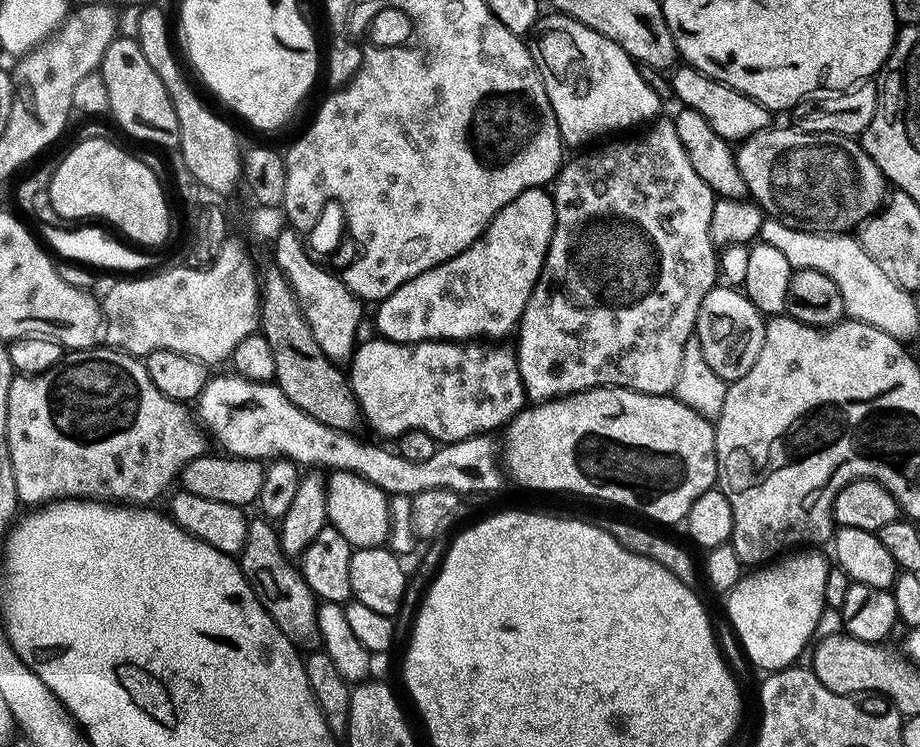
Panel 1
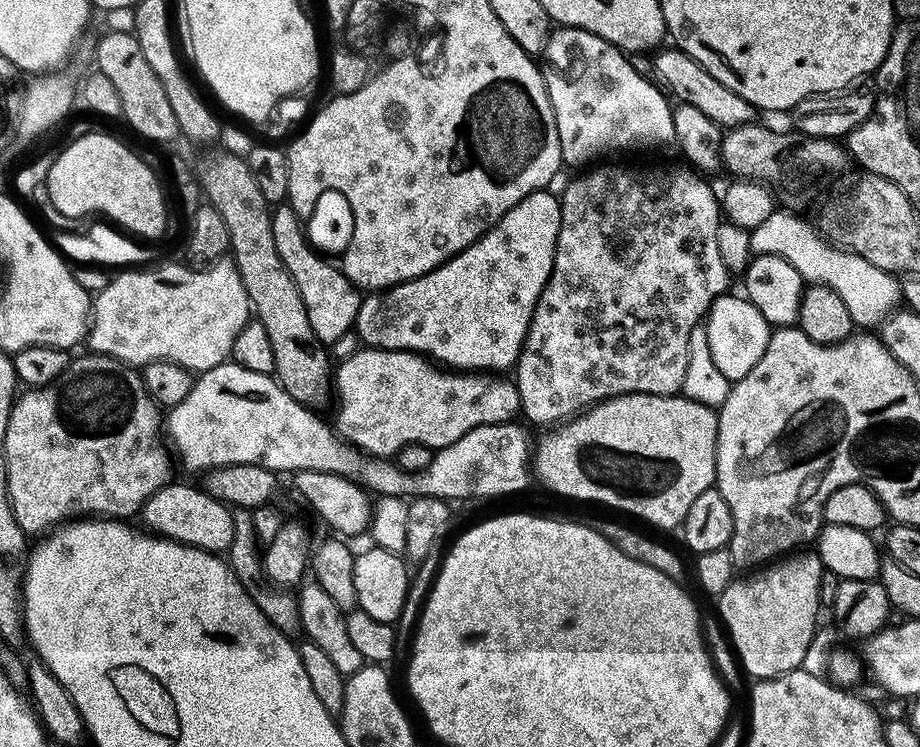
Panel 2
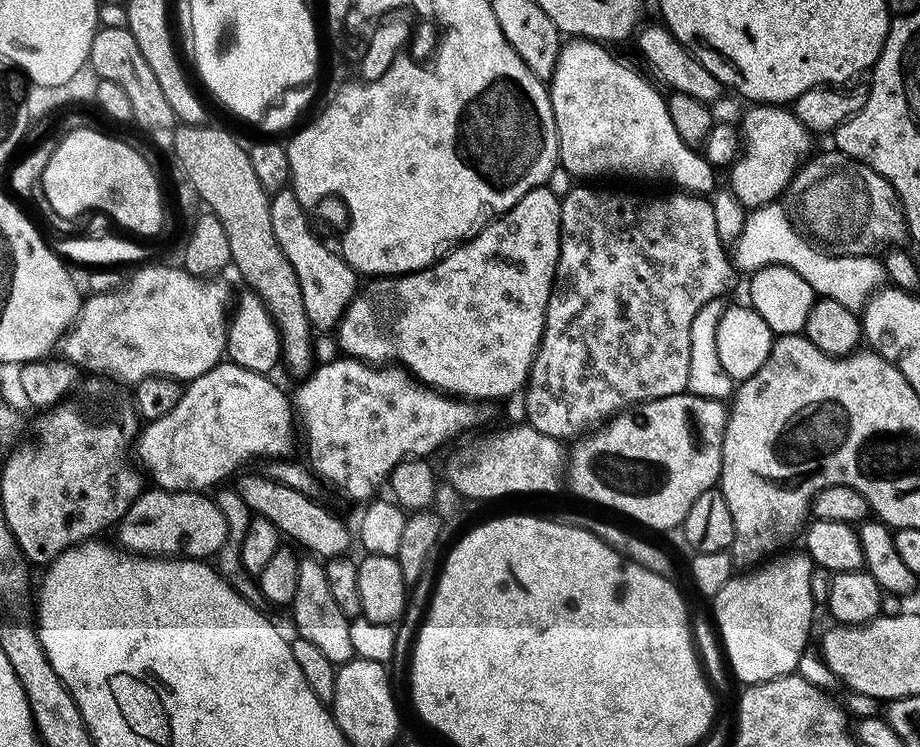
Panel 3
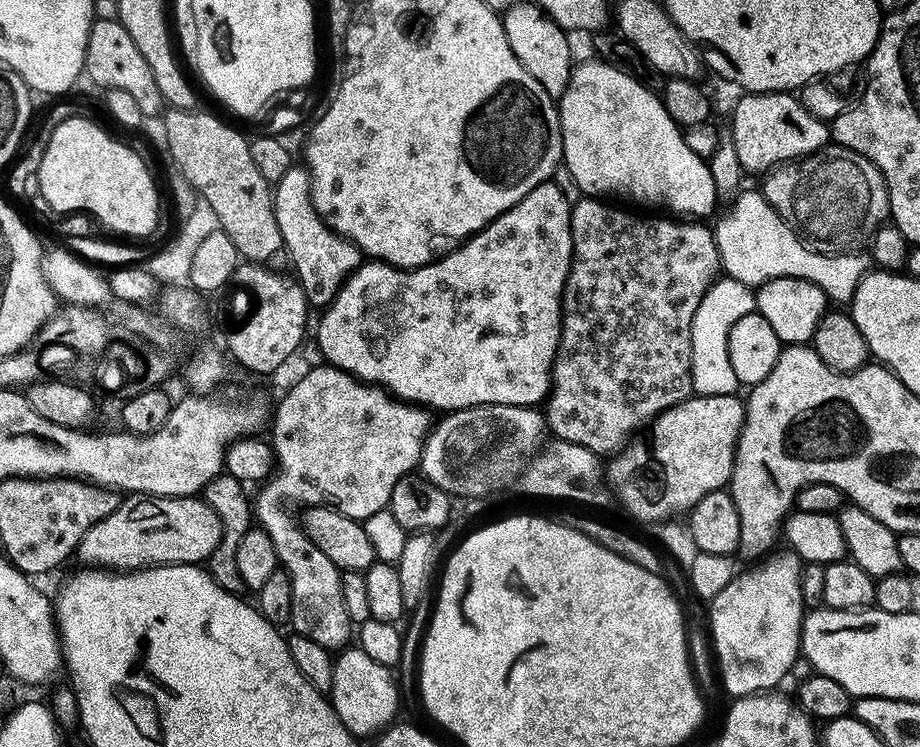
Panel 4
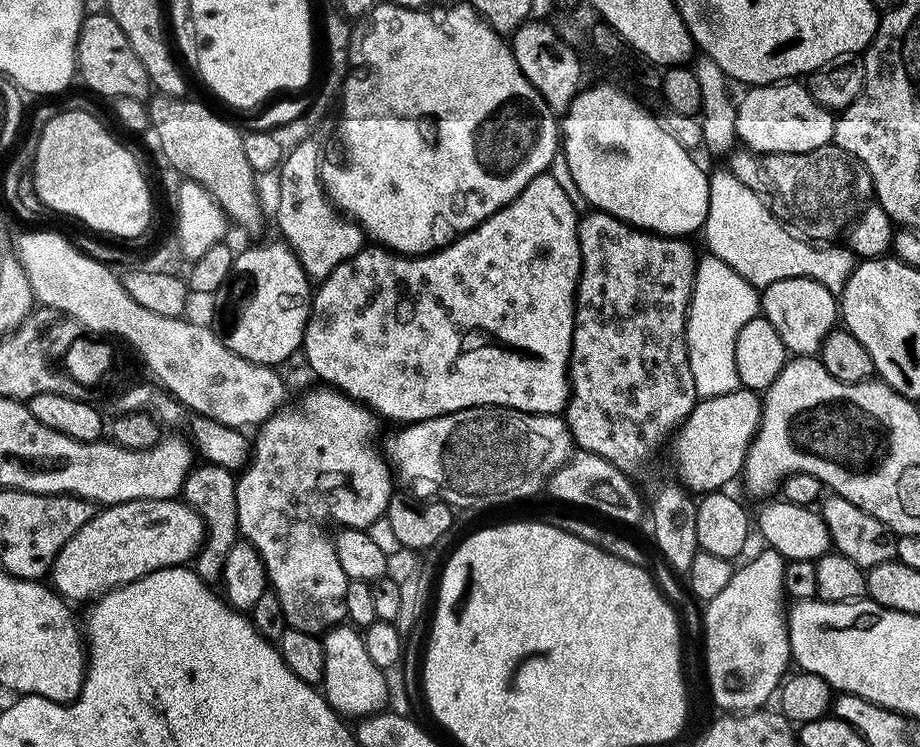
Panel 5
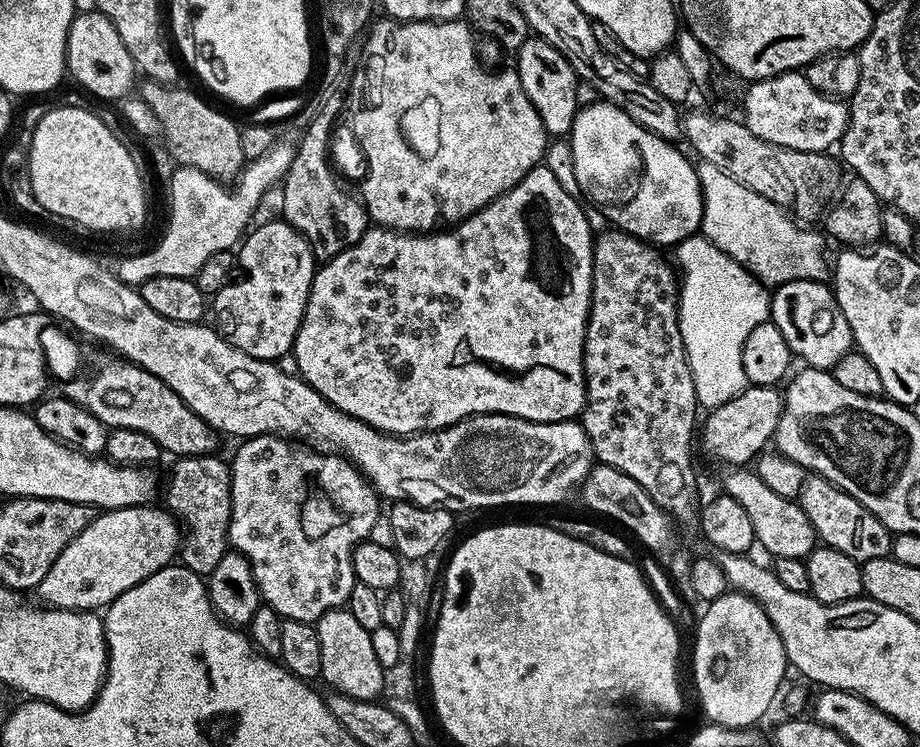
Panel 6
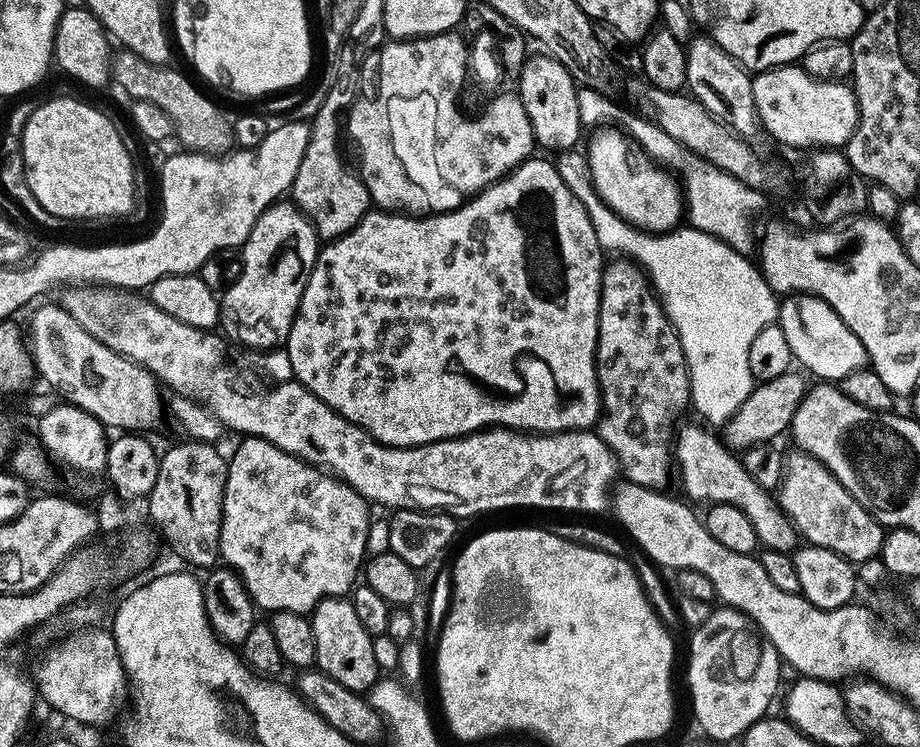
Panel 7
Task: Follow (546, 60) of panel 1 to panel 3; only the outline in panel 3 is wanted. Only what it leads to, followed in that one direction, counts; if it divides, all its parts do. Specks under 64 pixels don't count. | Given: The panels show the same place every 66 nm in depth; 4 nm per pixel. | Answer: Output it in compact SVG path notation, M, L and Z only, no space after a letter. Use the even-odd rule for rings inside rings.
M572 38L561 47L560 57L556 63L556 69L550 81L550 95L552 97L552 109L554 110L554 122L558 130L558 150L560 158L558 161L561 169L565 168L572 176L612 176L615 172L625 172L628 176L661 176L664 180L673 180L677 189L683 190L689 194L708 194L717 187L716 172L717 169L709 164L707 156L701 154L693 145L687 144L674 130L674 122L670 122L670 110L668 109L667 99L652 84L647 84L638 73L632 68L627 68L620 60L615 60L607 52L603 43L595 40L586 40L583 38Z

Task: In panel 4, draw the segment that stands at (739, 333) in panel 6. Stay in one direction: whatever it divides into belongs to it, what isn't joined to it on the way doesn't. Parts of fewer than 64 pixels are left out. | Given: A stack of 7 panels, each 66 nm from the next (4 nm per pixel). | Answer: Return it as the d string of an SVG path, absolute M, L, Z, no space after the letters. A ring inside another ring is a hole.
M717 279L698 302L692 323L692 391L697 396L731 396L741 387L730 366L730 330L738 318L756 311L756 293L742 282Z

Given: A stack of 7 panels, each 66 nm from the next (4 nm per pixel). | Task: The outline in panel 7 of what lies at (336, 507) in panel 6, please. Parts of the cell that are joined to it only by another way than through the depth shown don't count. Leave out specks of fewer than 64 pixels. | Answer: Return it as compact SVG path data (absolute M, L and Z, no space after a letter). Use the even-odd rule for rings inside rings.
M256 436L247 437L241 439L241 441L241 444L236 448L236 453L230 456L228 460L226 494L222 502L220 560L240 575L246 590L250 594L252 603L256 605L257 609L264 611L265 608L265 613L268 614L281 612L282 610L311 614L323 600L328 600L331 596L347 597L357 583L362 572L362 565L366 560L366 538L368 537L368 525L370 523L370 515L368 516L369 501L359 496L348 484L337 480L335 476L315 468L313 464L308 464L305 460L286 454L286 450L278 450L278 446L274 446L270 442L259 440Z

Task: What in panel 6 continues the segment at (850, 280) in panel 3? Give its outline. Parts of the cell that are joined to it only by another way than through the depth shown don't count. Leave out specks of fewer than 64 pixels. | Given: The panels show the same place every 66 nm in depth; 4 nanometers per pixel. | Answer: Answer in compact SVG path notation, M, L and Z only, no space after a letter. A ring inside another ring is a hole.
M705 160L695 167L704 195L700 232L718 250L734 258L765 286L779 286L791 280L823 281L829 275L830 260L824 257L825 237L819 231L811 232L811 227L801 226L775 200L754 194L742 182L730 178L726 170L718 170L718 166Z

